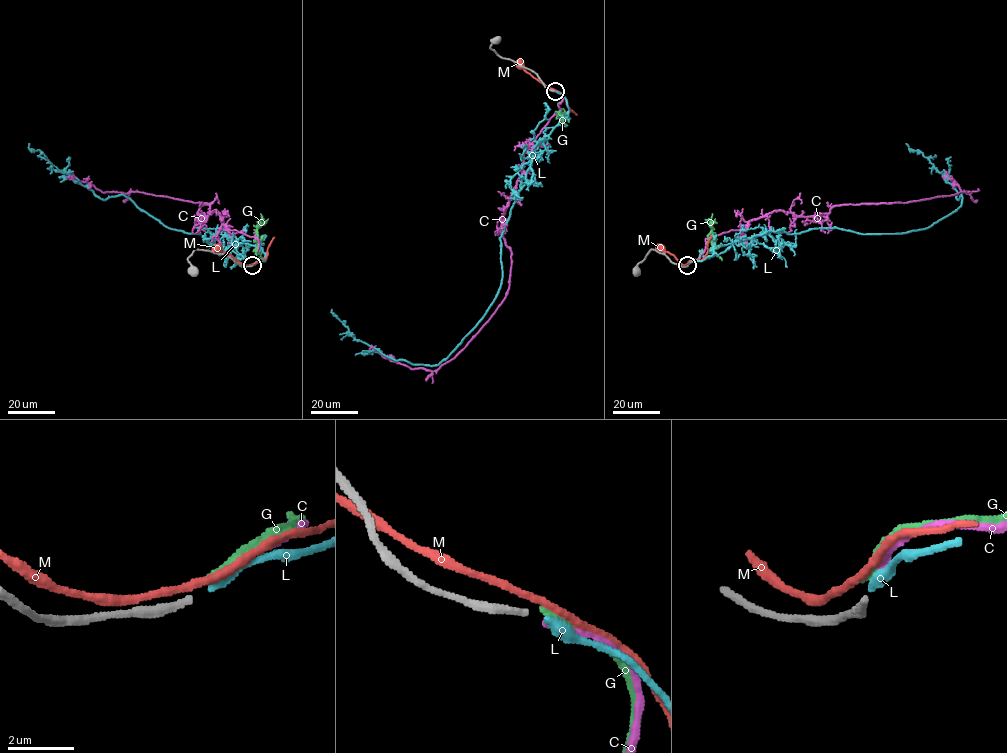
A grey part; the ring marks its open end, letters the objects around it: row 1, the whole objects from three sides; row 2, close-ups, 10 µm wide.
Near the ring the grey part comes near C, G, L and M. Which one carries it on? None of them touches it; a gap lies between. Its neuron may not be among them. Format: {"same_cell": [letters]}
{"same_cell": ["L"]}

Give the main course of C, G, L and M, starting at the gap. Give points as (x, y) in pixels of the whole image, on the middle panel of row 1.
C: (556, 92), (561, 109), (525, 151), (504, 215), (500, 233), (511, 263), (502, 303), (433, 371), (369, 349)
G: (556, 91), (562, 95), (558, 107), (559, 115), (563, 116)
L: (556, 91), (568, 116), (534, 147), (500, 237), (499, 292), (446, 358), (395, 360), (357, 340), (332, 309)
M: (555, 90), (520, 65)

